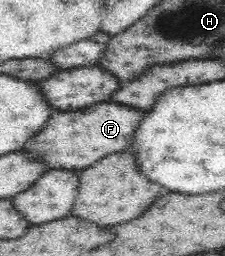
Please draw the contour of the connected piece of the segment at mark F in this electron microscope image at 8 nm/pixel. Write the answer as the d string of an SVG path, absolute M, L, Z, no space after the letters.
M113 102L98 103L78 111L54 113L50 123L29 139L26 149L34 157L42 157L48 168L56 170L82 171L98 163L103 157L130 149L139 123L146 111L130 108Z

